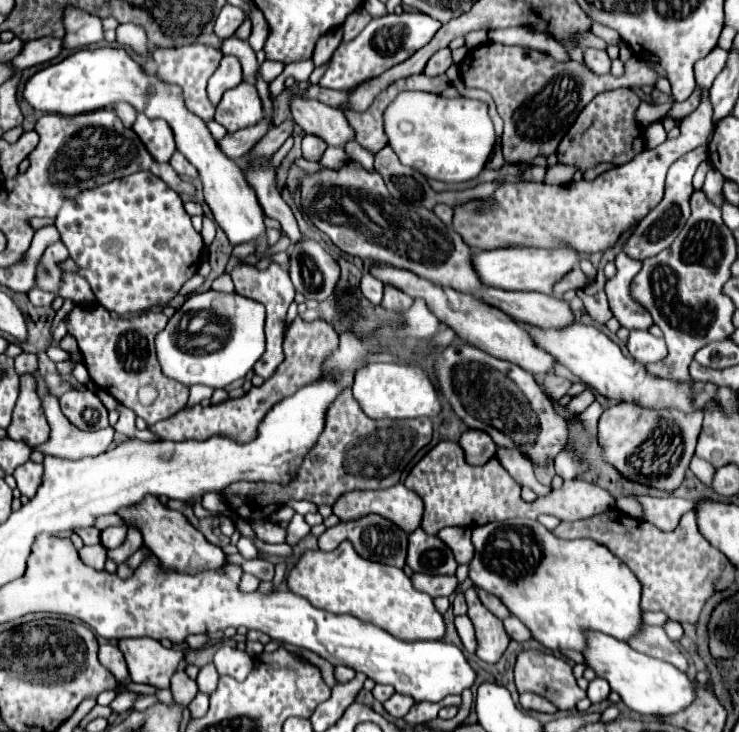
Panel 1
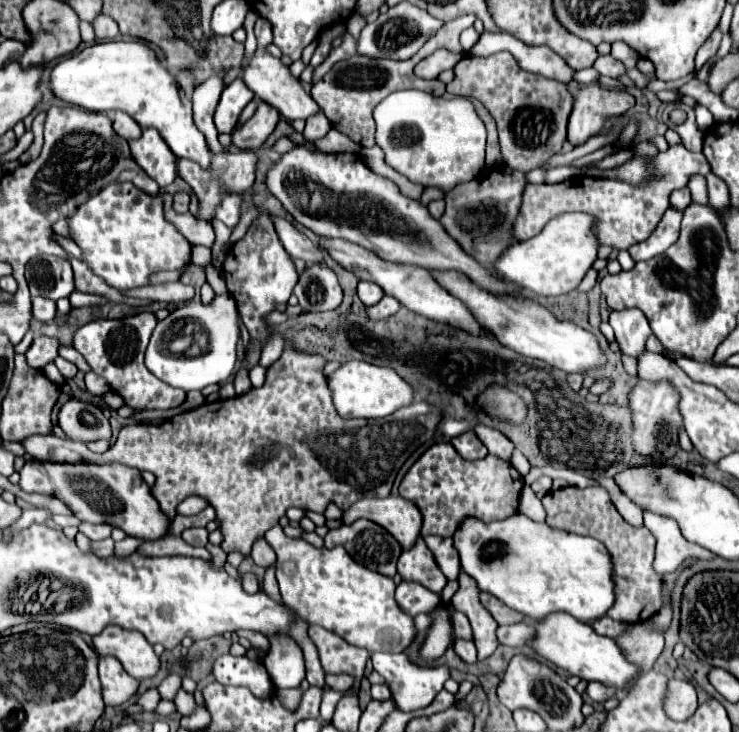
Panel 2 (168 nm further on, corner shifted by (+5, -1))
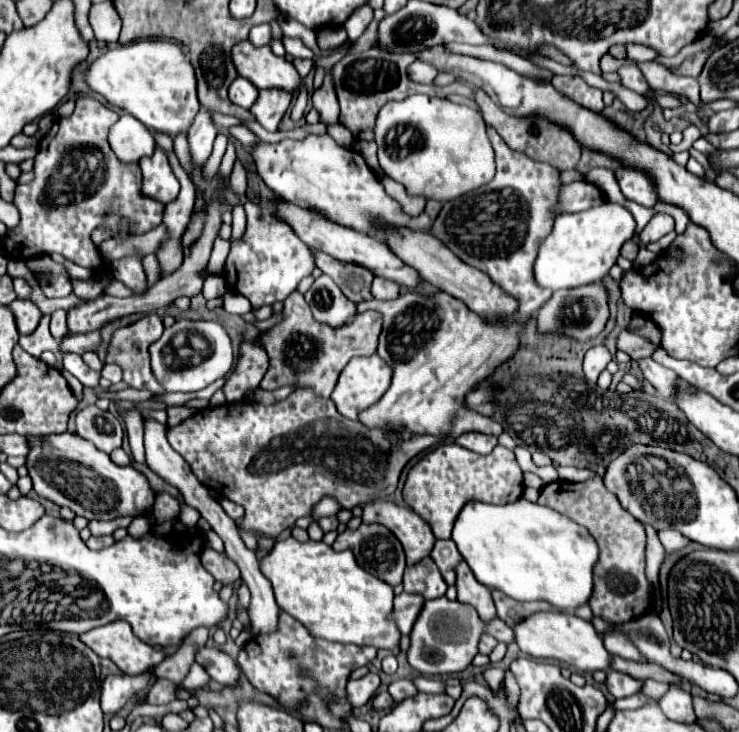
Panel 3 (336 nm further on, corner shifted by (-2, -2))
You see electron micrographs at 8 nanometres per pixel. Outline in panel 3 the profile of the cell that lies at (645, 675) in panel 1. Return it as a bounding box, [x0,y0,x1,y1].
[512,611,610,671]

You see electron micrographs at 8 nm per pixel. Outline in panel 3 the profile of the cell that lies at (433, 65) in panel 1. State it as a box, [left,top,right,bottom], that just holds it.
[408,61,438,83]

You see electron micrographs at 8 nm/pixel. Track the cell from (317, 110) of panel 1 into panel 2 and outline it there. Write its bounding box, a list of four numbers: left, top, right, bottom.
[243,50,321,122]

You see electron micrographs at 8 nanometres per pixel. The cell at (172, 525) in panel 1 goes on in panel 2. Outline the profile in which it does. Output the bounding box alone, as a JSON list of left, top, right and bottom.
[19,460,171,542]

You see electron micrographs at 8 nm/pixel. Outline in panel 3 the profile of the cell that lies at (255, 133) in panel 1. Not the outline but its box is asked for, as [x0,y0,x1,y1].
[250,89,294,131]

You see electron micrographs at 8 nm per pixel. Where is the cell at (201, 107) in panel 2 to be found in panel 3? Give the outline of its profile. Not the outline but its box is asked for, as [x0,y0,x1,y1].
[188,107,218,167]

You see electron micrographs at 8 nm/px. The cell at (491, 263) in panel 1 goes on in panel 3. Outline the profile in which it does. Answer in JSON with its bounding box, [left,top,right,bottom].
[534,199,636,291]

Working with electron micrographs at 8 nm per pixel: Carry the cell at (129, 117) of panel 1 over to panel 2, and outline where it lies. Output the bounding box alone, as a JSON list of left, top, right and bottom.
[113,110,141,138]

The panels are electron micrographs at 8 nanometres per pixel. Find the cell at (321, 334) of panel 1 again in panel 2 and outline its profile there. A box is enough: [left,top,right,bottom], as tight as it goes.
[21,340,441,556]

